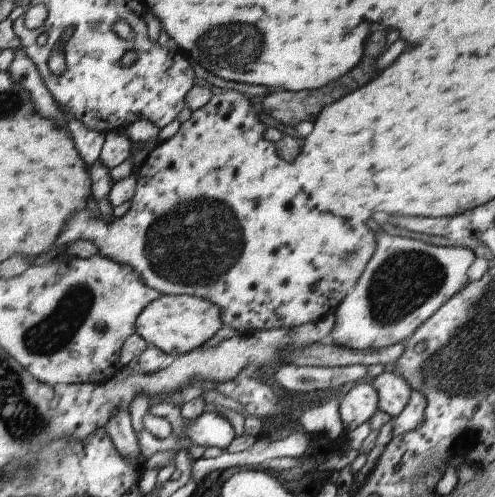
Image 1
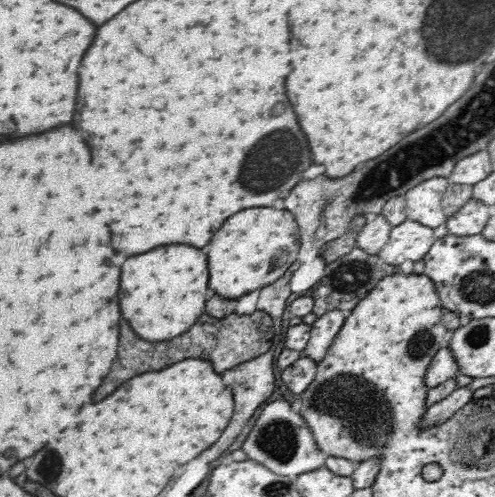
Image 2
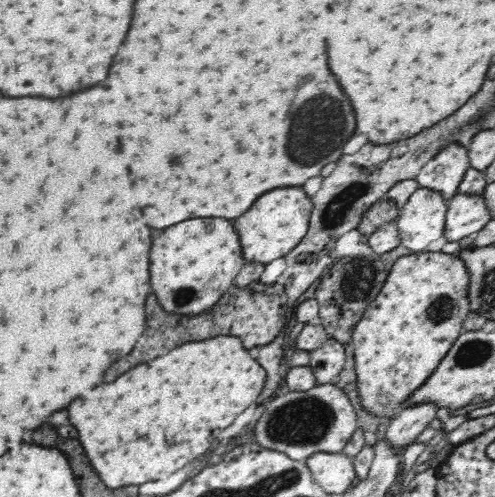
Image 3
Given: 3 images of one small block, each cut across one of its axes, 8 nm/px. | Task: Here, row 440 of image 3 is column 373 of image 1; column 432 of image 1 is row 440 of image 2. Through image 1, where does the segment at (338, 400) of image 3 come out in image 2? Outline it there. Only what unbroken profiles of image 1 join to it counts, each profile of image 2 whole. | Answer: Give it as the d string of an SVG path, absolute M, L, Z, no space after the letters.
M276 400L264 406L254 428L244 440L242 450L248 454L250 460L260 462L274 474L288 476L288 478L298 478L300 474L320 470L326 466L326 460L328 460L328 456L318 448L310 426L300 414L292 412L288 400Z

